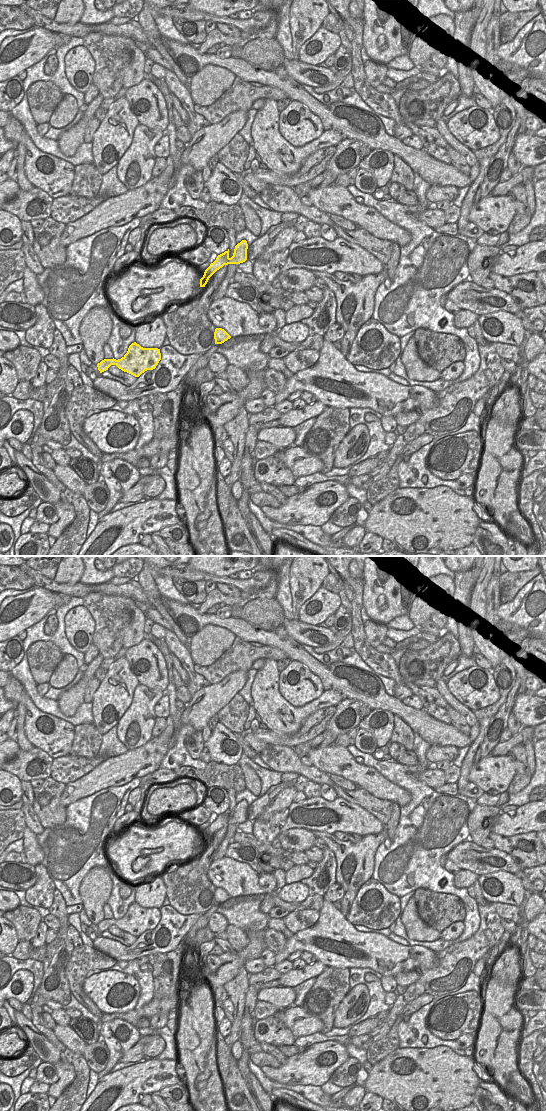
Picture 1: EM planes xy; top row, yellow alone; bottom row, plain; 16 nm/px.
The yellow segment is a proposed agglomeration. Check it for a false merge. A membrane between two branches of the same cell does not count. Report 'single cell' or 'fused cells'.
single cell

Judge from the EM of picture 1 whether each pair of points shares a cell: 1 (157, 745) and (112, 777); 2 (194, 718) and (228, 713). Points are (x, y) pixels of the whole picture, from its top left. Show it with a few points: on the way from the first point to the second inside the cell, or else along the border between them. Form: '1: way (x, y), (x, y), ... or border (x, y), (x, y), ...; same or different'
1: way (147, 757), (138, 763), (124, 768); same
2: border (233, 696), (216, 713); different

